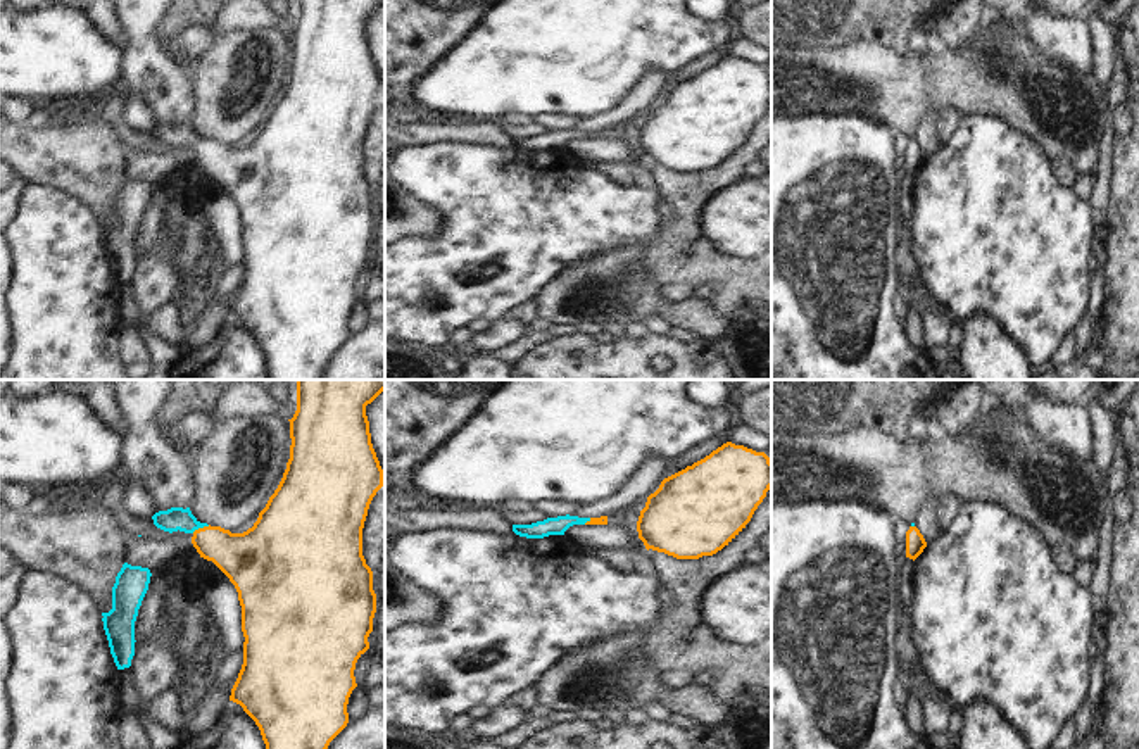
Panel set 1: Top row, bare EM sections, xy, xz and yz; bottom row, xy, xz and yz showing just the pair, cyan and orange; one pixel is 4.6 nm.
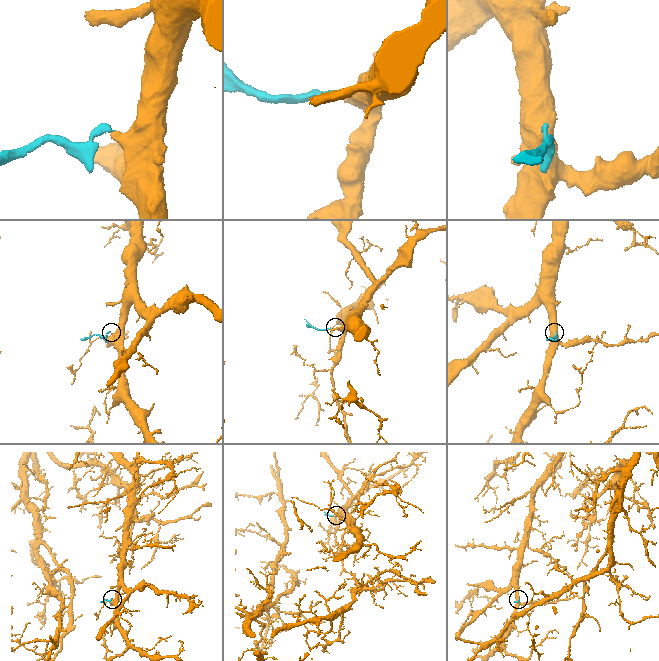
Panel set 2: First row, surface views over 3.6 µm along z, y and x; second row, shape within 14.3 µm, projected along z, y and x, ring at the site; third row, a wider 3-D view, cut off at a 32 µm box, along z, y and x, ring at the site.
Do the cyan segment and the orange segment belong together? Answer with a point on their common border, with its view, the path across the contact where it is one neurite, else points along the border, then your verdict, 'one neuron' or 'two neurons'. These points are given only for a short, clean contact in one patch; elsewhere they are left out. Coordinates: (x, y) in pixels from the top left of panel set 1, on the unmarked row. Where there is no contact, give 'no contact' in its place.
meets cyan in xy at (201, 140); runs through xy (176, 132), (201, 140), (220, 159), (244, 171); one neuron

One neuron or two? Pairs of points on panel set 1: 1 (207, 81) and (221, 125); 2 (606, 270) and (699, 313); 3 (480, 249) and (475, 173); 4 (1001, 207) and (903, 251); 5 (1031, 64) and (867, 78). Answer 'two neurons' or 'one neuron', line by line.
1: one neuron
2: one neuron
3: one neuron
4: two neurons
5: one neuron

